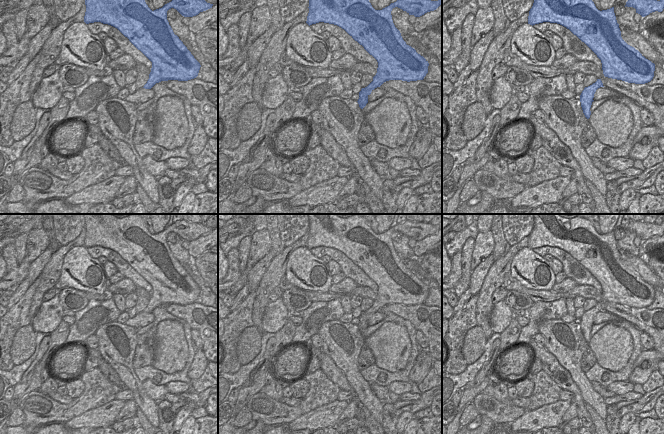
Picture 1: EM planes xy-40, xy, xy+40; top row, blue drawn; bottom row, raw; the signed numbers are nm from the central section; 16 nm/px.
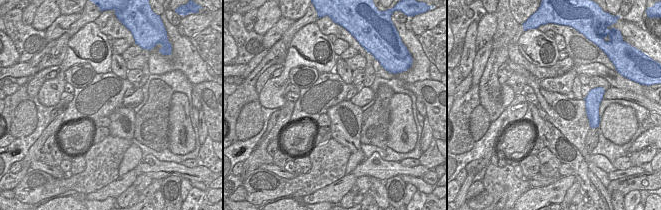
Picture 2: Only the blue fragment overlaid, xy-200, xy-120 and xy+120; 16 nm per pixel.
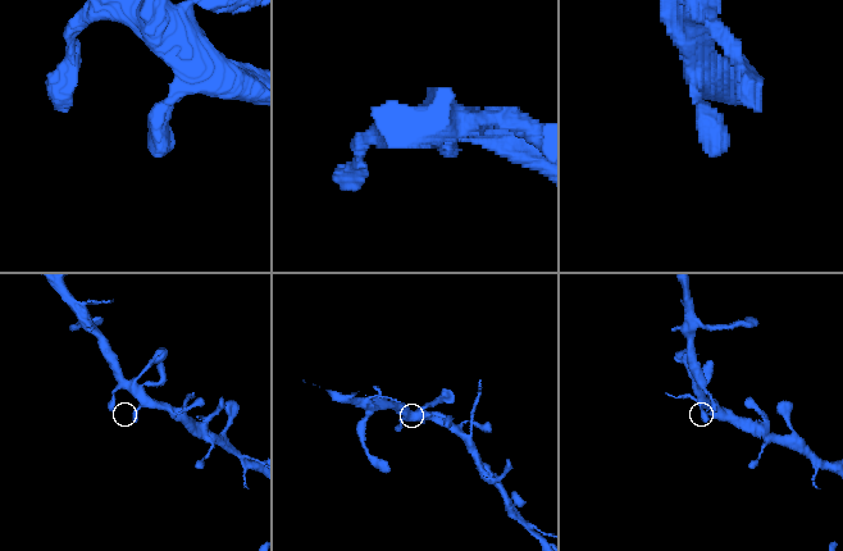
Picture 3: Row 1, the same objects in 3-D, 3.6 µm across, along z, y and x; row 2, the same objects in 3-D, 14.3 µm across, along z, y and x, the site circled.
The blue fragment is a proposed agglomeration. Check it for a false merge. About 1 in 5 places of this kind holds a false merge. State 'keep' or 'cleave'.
keep

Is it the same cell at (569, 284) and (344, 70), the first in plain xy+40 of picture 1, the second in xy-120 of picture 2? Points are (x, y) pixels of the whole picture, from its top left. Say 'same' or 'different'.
different

